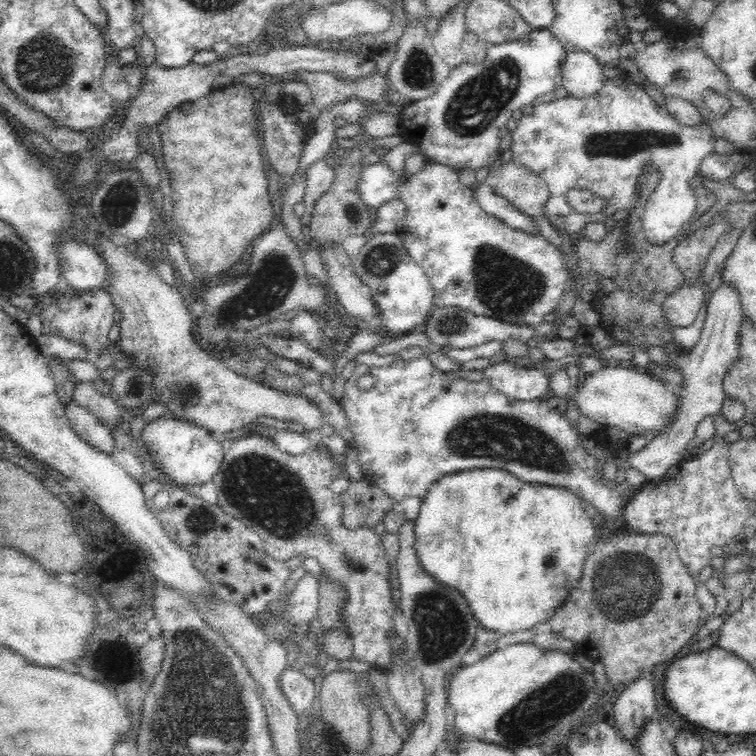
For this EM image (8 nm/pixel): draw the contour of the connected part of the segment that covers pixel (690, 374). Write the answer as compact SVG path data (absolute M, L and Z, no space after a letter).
M722 285L720 289L712 296L710 305L708 306L706 322L702 335L696 346L690 350L689 355L680 354L674 358L666 358L666 354L661 348L647 348L649 361L657 365L676 364L681 368L681 373L685 379L685 387L679 398L681 404L674 420L670 422L670 426L647 442L643 448L638 451L628 451L627 466L638 470L647 479L651 480L661 477L669 466L678 462L682 452L686 449L686 445L694 437L696 426L704 416L708 414L720 414L720 408L725 400L725 391L723 390L722 380L728 374L728 370L734 366L734 362L739 360L741 327L742 327L742 309L740 309L740 299L738 293L732 287Z

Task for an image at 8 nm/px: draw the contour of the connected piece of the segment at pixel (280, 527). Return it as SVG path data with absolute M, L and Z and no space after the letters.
M237 434L237 439L233 443L227 443L225 446L224 460L222 460L222 466L220 466L220 472L215 474L211 480L213 485L217 490L217 505L226 511L230 516L237 518L242 521L246 526L258 531L258 534L264 539L264 545L266 545L266 550L272 556L272 559L278 561L289 561L293 557L297 558L313 558L317 559L322 570L332 579L336 579L342 583L342 587L348 591L348 602L344 606L344 624L347 632L352 636L353 653L351 656L358 661L371 662L373 666L389 669L389 664L391 661L391 652L396 647L404 647L404 639L387 637L387 632L390 629L394 629L392 617L395 615L394 605L392 605L392 595L390 595L390 589L388 585L388 562L386 561L385 552L380 541L380 536L375 535L371 528L367 526L364 528L356 528L356 530L350 530L349 528L344 528L340 524L341 514L342 514L342 504L341 497L338 493L332 491L330 483L333 481L332 469L339 462L335 459L326 446L318 444L314 448L308 450L306 454L300 454L300 456L290 456L281 450L270 440L268 437L262 438L262 434L256 436L248 436L248 438L240 438L240 434Z

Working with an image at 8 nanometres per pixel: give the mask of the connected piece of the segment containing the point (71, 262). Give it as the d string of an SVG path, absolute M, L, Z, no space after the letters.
M74 239L62 242L61 276L77 291L106 290L109 267L94 246Z

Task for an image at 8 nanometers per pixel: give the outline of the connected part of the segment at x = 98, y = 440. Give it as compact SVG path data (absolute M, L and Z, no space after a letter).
M73 398L68 404L64 404L63 410L68 423L80 435L80 438L88 441L100 451L108 454L112 452L114 437L112 437L110 427L106 427L102 419L92 414L84 406L78 406Z

